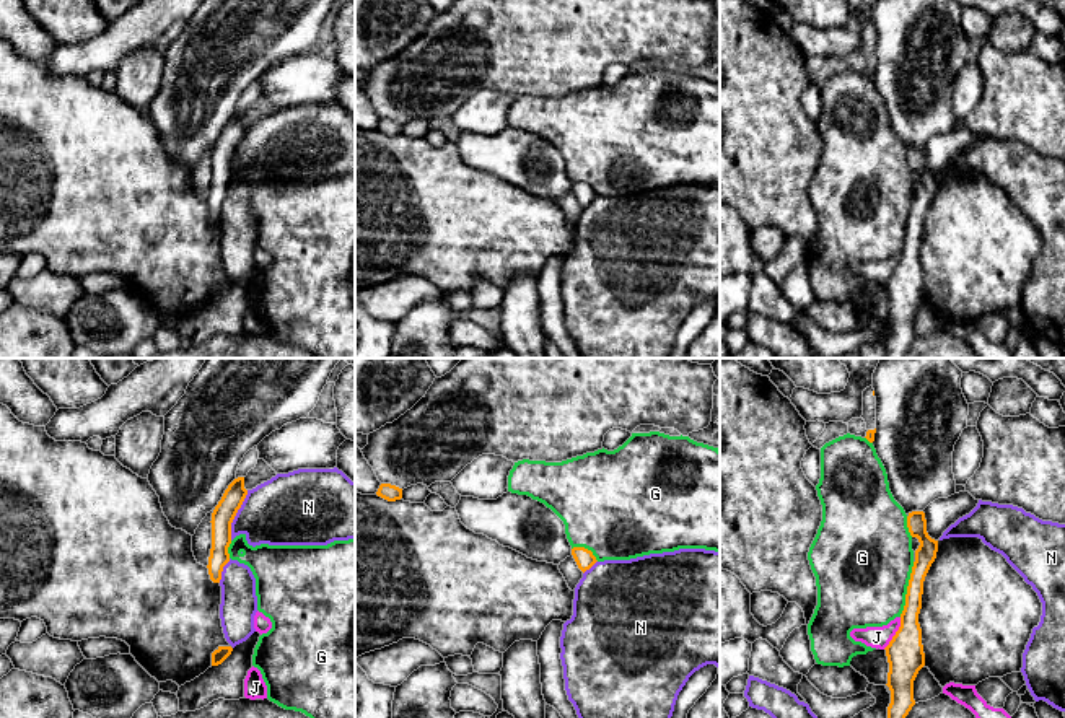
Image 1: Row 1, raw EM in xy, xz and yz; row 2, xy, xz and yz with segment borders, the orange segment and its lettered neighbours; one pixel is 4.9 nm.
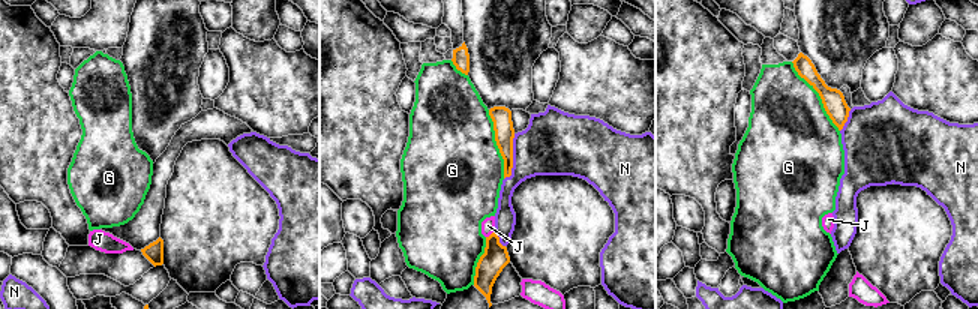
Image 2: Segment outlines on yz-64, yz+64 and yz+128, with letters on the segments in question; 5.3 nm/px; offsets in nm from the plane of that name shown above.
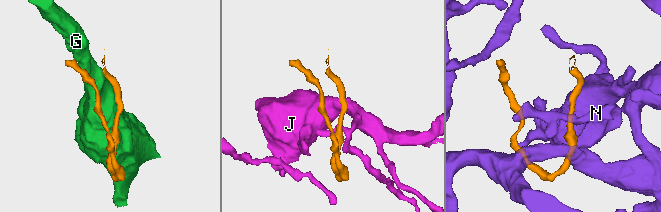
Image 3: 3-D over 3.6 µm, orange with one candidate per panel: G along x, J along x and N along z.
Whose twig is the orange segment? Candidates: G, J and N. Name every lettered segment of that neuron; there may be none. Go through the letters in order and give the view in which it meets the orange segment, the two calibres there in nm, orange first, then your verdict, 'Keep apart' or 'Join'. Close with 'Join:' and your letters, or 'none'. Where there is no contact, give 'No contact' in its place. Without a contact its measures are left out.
G: Touches orange in yz. Thickness 140 nm (orange) against 480 nm. Join
J: Touches orange in yz. Thickness 180 nm (orange) against 110 nm. Keep apart
N: Touches orange in xy. Thickness 110 nm (orange) against 340 nm. Keep apart
Join: G

